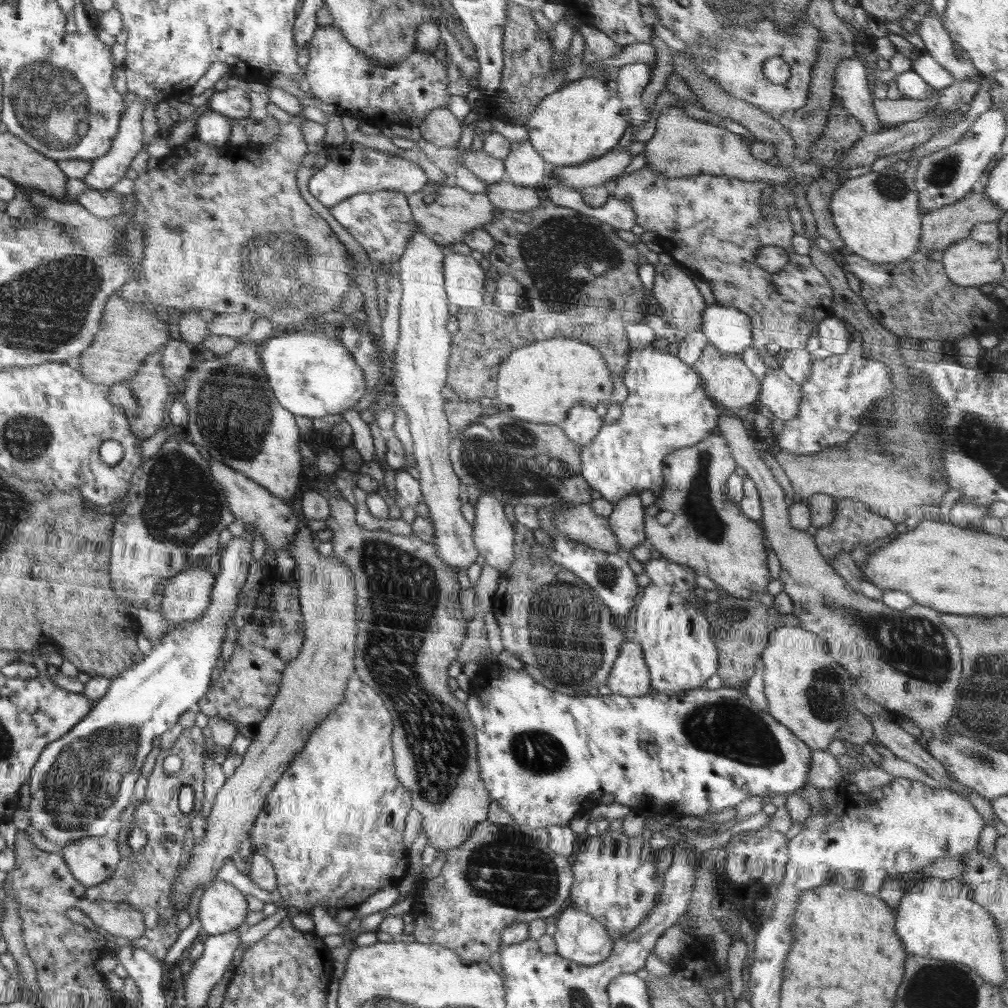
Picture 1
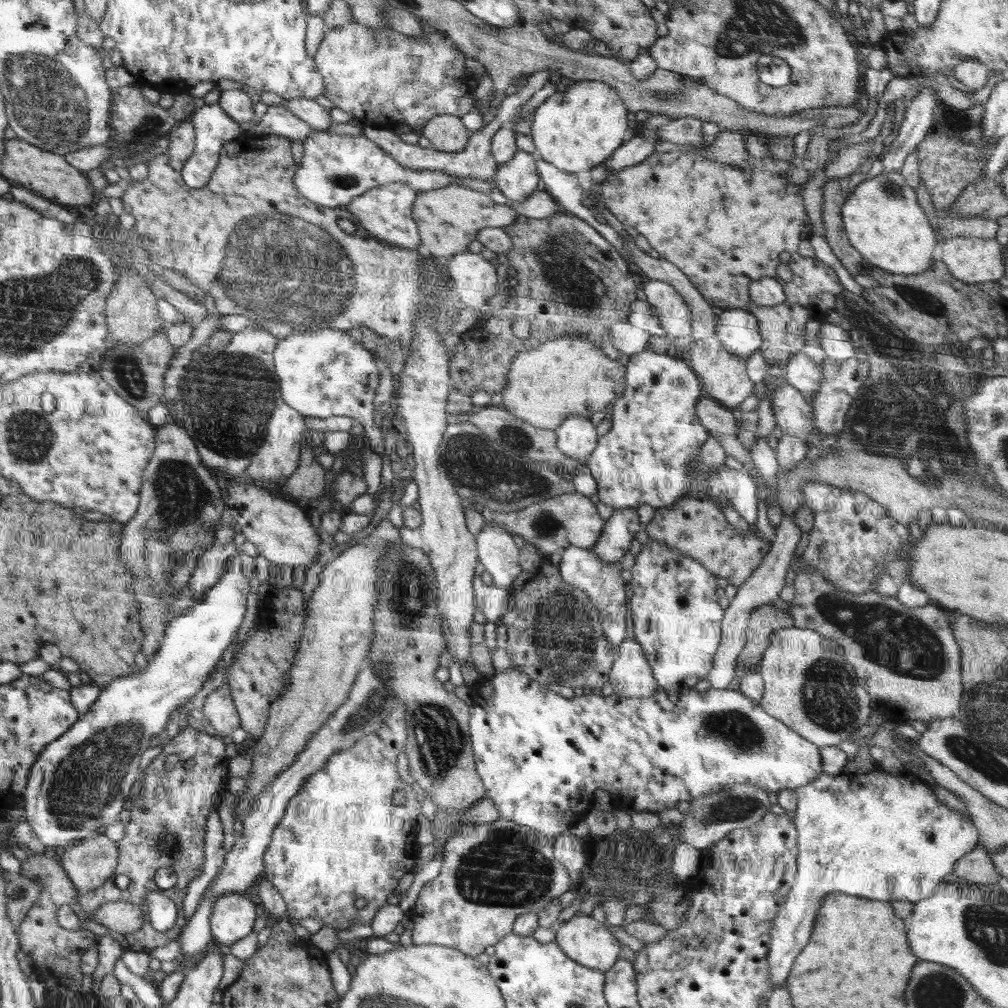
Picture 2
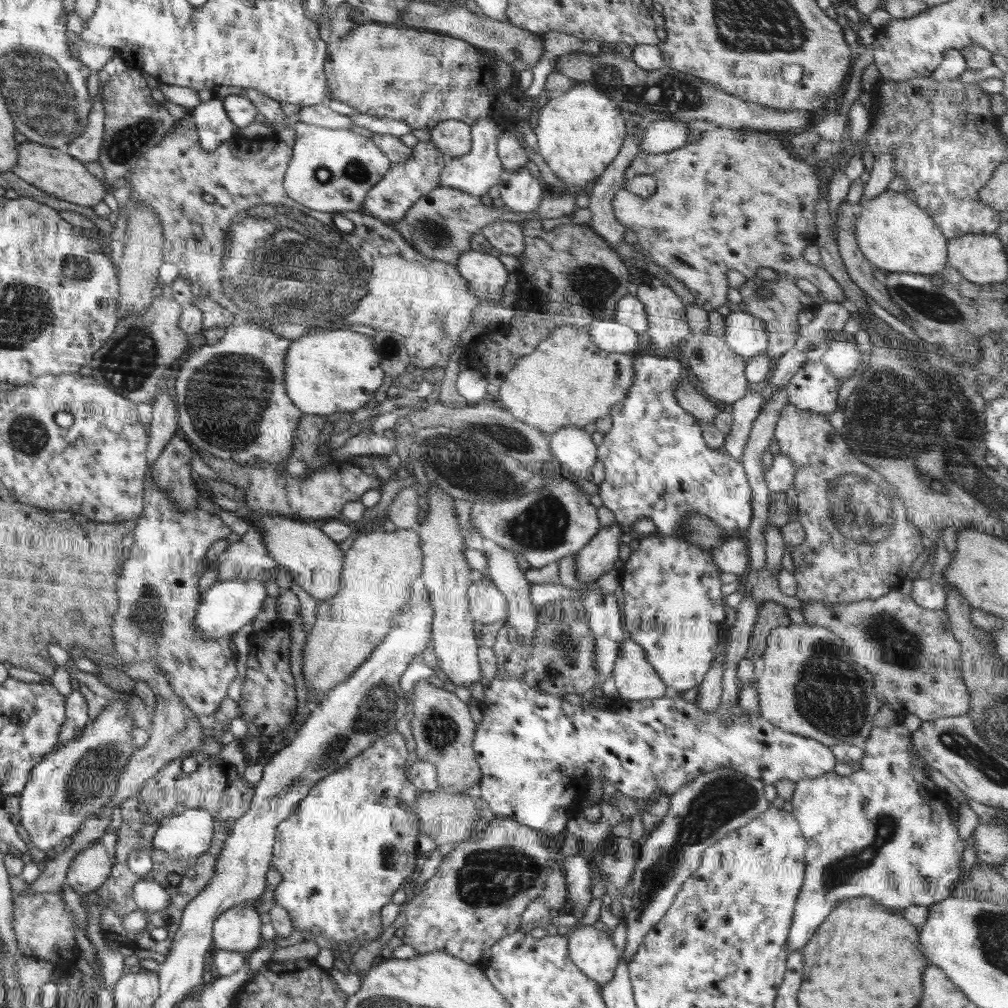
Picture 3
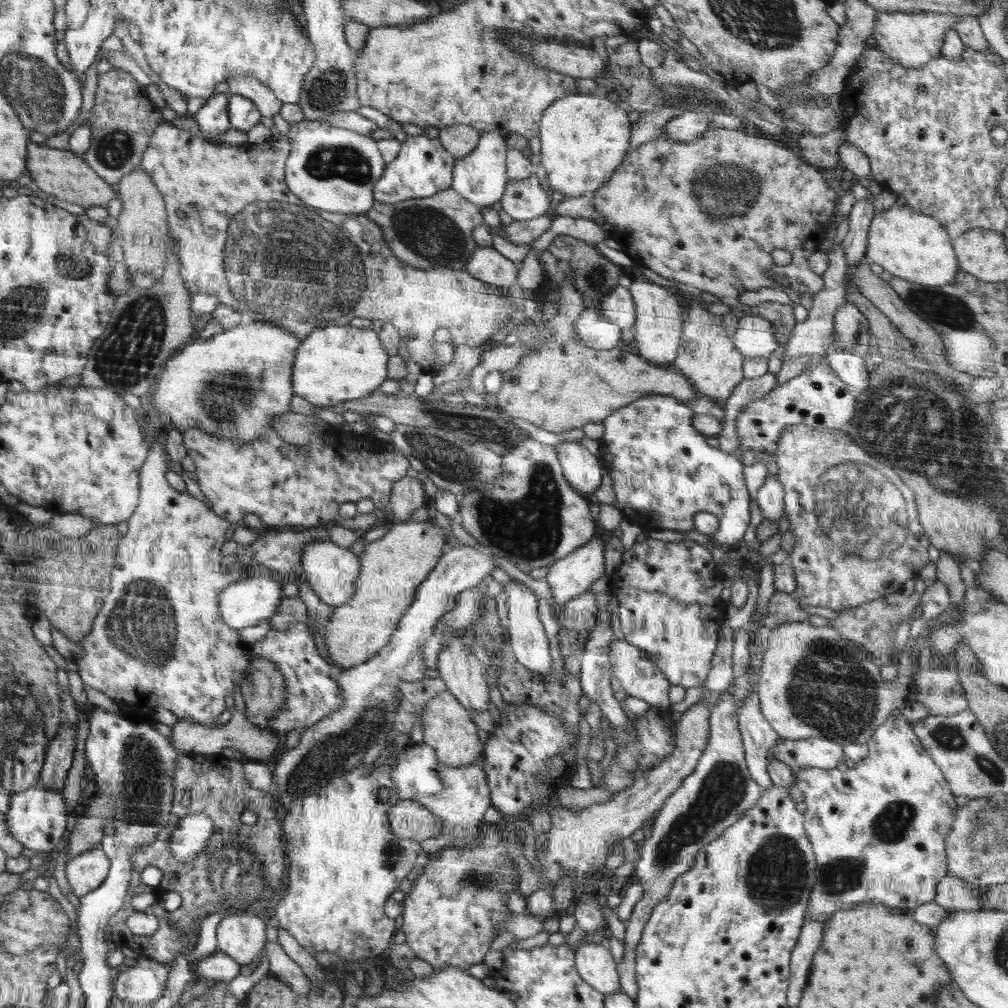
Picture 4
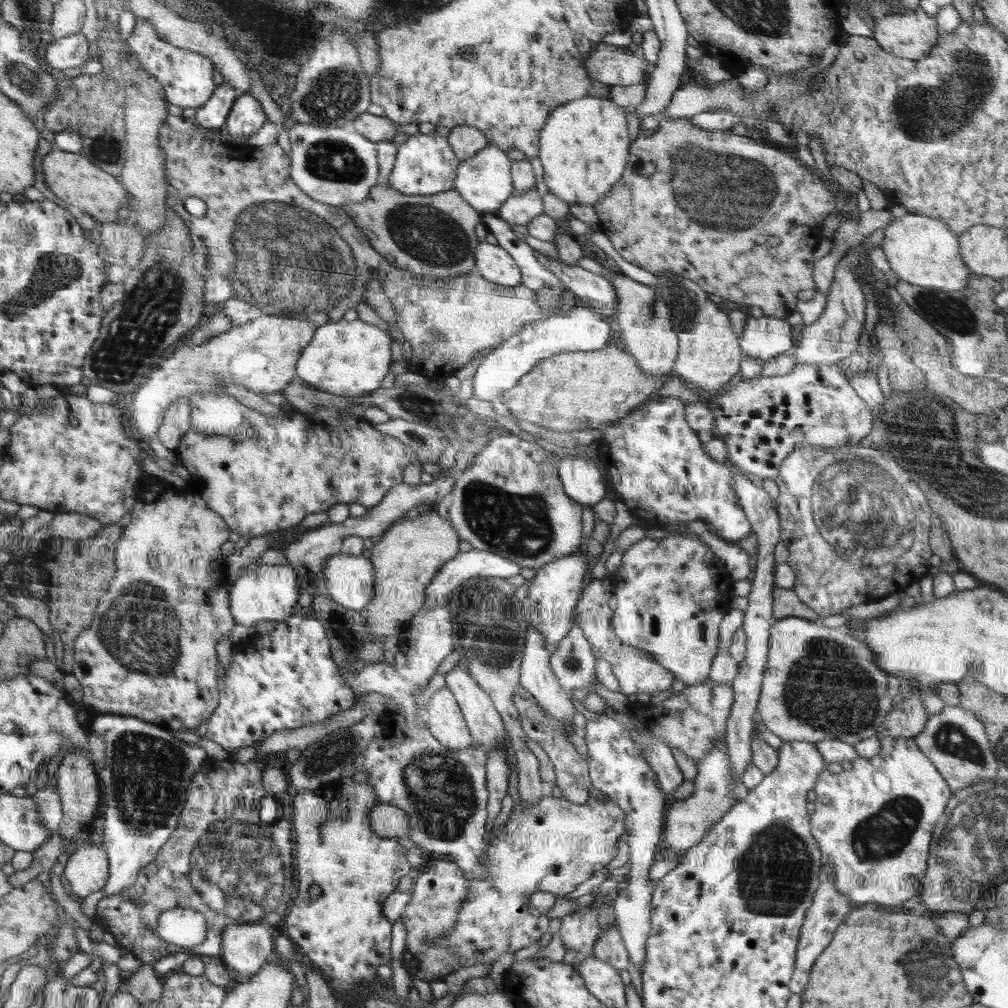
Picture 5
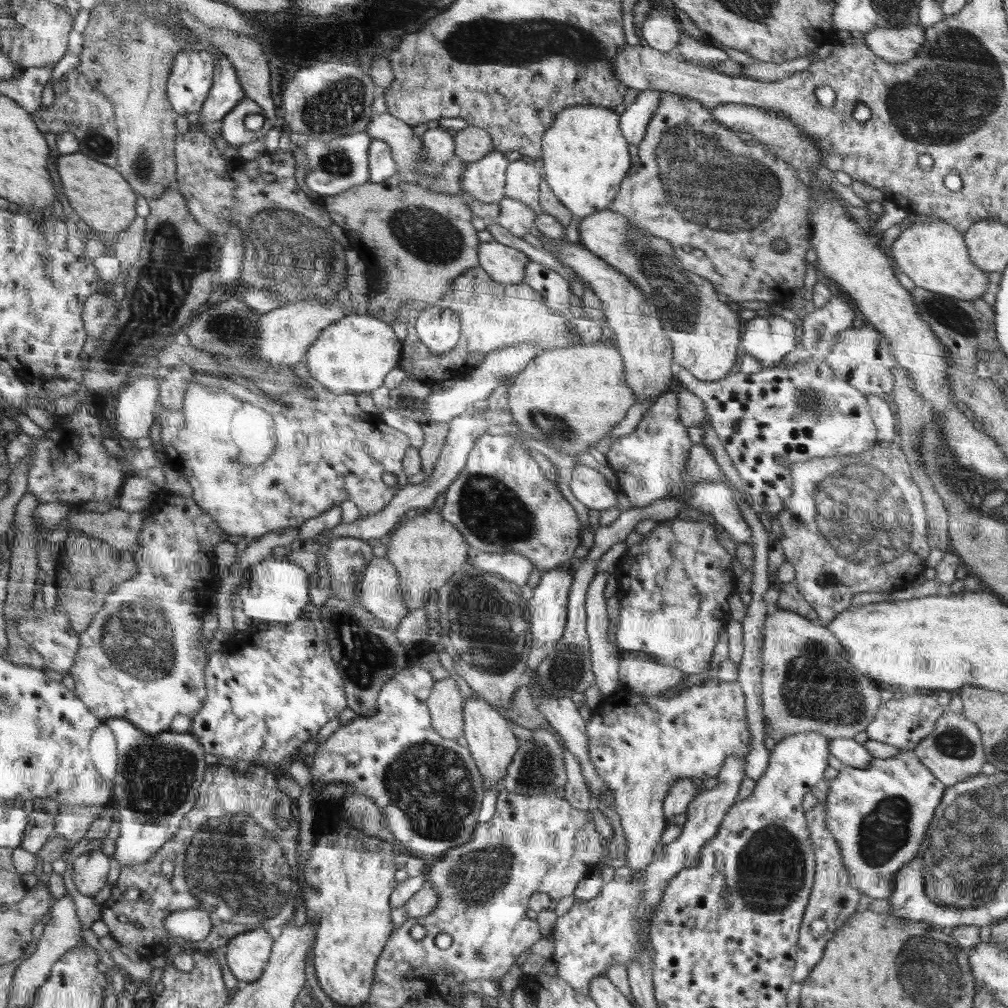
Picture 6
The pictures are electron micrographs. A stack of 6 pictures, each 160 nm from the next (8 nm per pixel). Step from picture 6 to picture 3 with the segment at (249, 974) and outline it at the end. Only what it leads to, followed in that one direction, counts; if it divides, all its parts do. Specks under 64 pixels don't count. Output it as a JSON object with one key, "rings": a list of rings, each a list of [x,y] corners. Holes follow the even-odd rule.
{"rings":[[[244,903],[228,909],[214,925],[214,944],[220,950],[252,952],[260,944],[260,918],[256,908]]]}

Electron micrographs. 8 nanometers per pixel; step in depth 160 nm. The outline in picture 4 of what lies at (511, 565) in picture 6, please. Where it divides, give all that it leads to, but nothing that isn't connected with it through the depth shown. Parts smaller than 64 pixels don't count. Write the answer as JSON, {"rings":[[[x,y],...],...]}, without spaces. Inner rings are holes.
{"rings":[[[463,544],[453,547],[438,559],[436,566],[418,586],[414,602],[402,615],[389,644],[368,661],[340,672],[344,706],[316,725],[306,727],[299,746],[282,754],[274,768],[274,784],[270,792],[278,799],[283,812],[287,812],[299,798],[315,795],[335,778],[357,769],[366,752],[393,730],[394,717],[400,705],[394,696],[399,690],[398,684],[402,680],[424,679],[428,668],[423,657],[423,646],[434,634],[440,617],[457,605],[457,596],[463,590],[476,588],[484,578],[491,579],[491,572],[497,568],[490,552]]]}

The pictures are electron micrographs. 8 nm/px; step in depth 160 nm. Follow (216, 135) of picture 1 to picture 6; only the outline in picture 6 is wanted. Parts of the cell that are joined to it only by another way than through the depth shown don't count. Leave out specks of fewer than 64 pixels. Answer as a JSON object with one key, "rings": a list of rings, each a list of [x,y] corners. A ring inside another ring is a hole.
{"rings":[[[224,53],[220,54],[223,54],[220,61],[214,65],[213,89],[199,110],[199,123],[221,121],[246,98],[233,63]]]}

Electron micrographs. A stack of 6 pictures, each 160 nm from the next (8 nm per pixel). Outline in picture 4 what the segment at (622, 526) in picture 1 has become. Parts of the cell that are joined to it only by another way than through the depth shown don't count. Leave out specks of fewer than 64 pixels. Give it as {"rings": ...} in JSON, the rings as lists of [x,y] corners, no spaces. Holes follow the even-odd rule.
{"rings":[[[592,537],[585,545],[549,566],[545,579],[557,607],[588,591],[589,586],[604,574],[607,547],[602,539]]]}

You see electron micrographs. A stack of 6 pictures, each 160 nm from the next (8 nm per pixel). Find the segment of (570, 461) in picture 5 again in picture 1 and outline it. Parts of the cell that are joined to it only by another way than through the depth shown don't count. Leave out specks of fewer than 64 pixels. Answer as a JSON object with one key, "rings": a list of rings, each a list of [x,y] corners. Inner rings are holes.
{"rings":[[[578,403],[568,411],[560,426],[575,445],[584,446],[593,440],[603,424],[603,418],[594,408]]]}

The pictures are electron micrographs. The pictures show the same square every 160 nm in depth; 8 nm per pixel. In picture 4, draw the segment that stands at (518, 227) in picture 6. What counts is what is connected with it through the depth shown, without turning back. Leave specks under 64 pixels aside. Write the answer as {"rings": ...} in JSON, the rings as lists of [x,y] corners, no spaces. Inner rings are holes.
{"rings":[[[534,172],[524,180],[509,179],[505,186],[503,197],[500,199],[502,209],[516,221],[525,221],[547,214],[551,208],[551,201],[548,199],[546,188],[540,184],[540,180]]]}

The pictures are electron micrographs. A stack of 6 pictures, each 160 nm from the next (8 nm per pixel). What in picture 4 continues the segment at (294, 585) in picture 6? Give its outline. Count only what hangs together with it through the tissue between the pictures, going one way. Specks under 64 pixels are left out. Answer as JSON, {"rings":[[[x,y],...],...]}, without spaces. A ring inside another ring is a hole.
{"rings":[[[253,576],[238,580],[229,584],[222,590],[220,594],[220,613],[222,621],[230,628],[238,630],[238,628],[246,628],[246,626],[254,626],[264,618],[270,618],[280,604],[280,579],[274,580],[272,576]]]}

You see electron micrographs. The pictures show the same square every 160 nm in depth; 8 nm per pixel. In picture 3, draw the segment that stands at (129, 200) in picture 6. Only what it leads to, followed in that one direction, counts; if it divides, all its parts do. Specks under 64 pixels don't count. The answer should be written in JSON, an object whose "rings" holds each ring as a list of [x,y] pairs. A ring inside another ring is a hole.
{"rings":[[[32,142],[22,144],[22,162],[18,162],[18,170],[11,171],[36,188],[80,206],[94,207],[106,196],[106,188],[100,184],[100,180],[96,180],[78,159],[74,160],[72,155],[57,147]]]}

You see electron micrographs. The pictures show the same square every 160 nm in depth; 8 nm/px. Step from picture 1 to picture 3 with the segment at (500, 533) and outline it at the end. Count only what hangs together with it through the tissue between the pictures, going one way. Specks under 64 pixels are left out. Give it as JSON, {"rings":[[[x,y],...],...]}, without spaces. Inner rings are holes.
{"rings":[[[490,545],[488,548],[487,574],[491,581],[498,587],[498,590],[504,594],[509,604],[509,613],[506,622],[510,627],[514,627],[519,634],[519,639],[525,647],[530,648],[533,645],[533,634],[537,627],[538,608],[529,600],[529,588],[531,583],[525,577],[525,572],[520,569],[516,562],[516,556],[502,547]]]}

